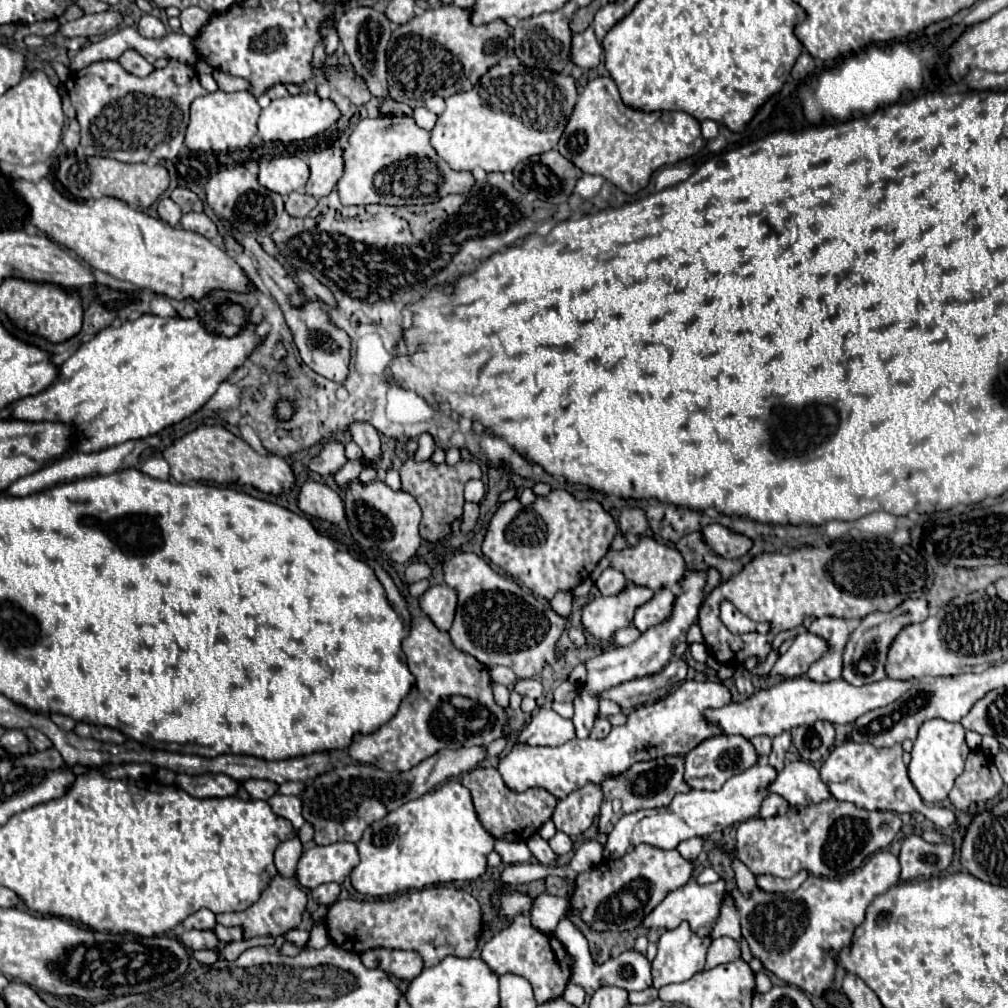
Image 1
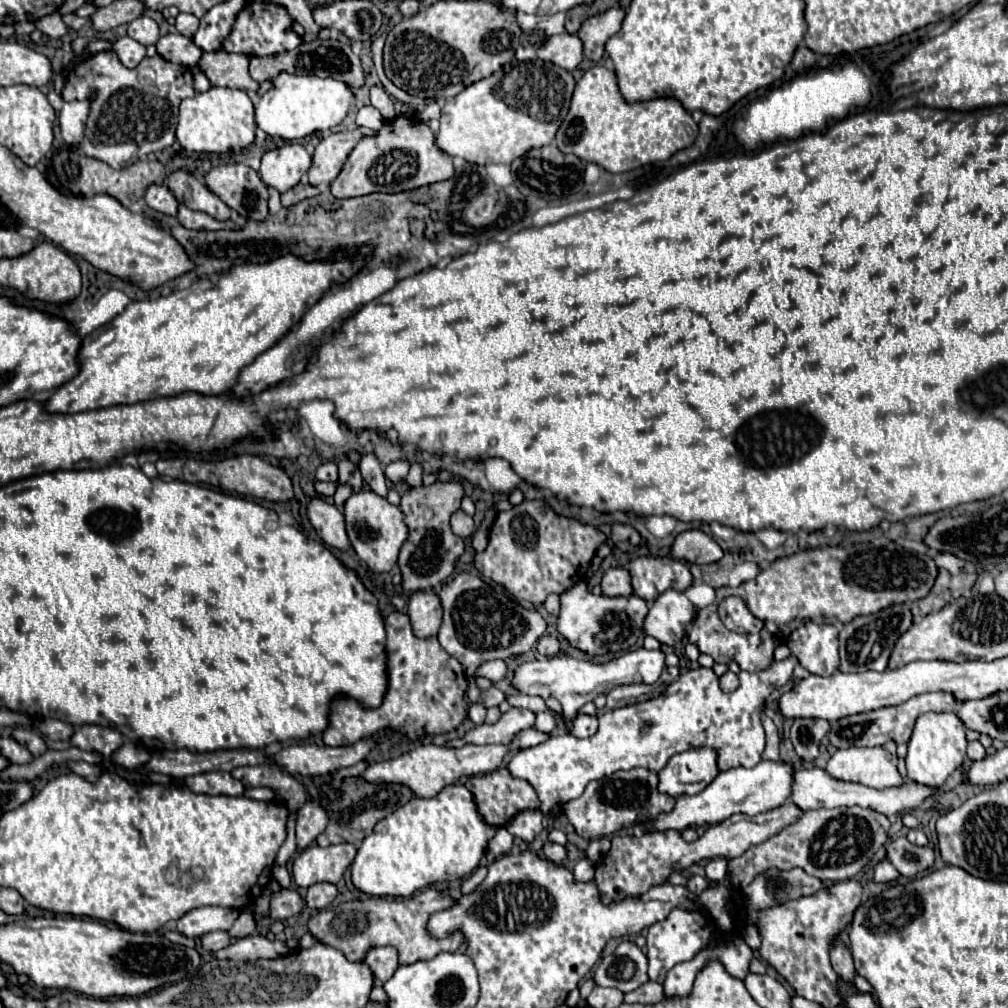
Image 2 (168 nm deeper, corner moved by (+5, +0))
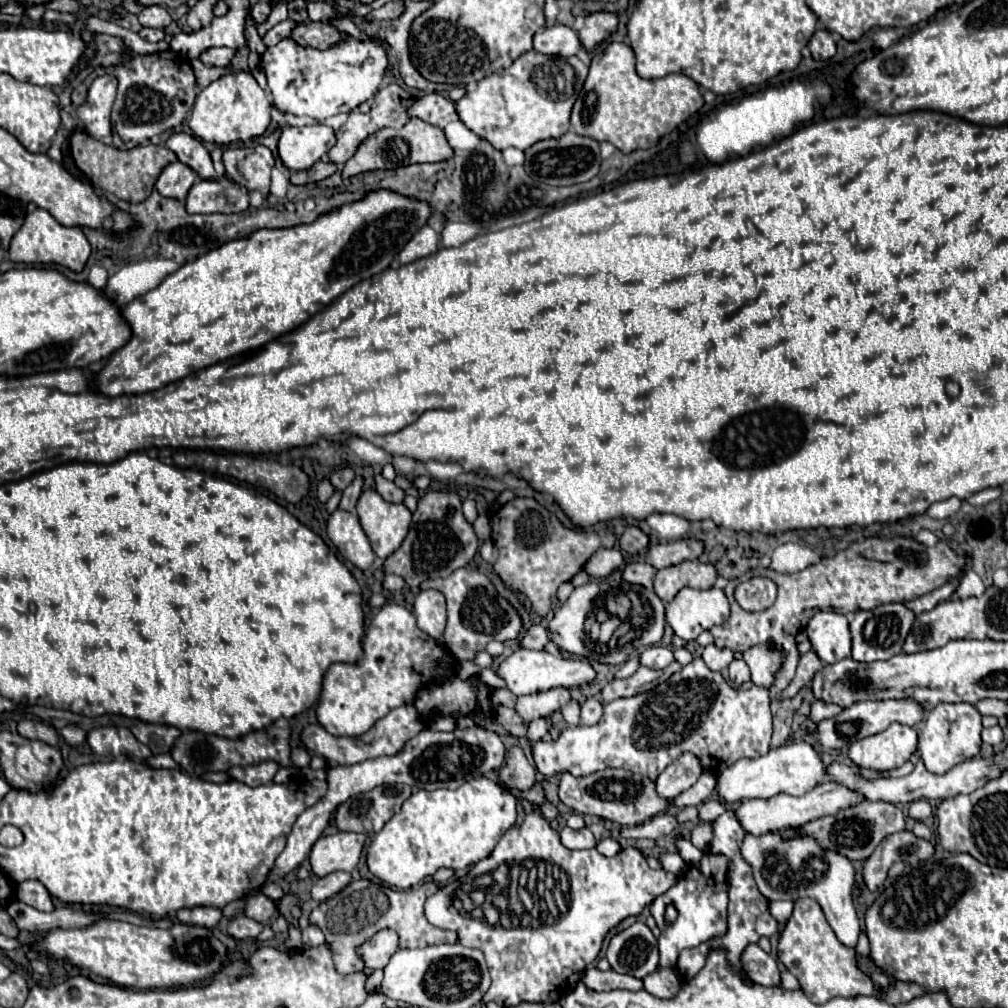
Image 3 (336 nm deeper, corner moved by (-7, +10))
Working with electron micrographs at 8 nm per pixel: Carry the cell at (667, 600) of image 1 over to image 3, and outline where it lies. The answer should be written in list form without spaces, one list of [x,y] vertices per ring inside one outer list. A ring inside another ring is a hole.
[[[682,588],[672,604],[666,606],[666,622],[676,636],[688,642],[696,640],[700,632],[726,622],[728,616],[730,604],[720,588]]]

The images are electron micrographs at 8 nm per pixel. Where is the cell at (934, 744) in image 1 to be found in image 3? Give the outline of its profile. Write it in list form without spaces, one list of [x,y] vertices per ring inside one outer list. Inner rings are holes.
[[[964,702],[962,704],[938,704],[936,708],[932,708],[928,712],[928,720],[922,724],[918,732],[918,750],[928,772],[944,774],[956,764],[978,756],[980,746],[982,746],[980,720],[982,716],[972,704],[964,704]]]

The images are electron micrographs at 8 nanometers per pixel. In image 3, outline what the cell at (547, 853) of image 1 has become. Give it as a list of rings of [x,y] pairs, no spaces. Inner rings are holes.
[[[564,826],[560,830],[560,840],[570,850],[584,850],[584,848],[594,848],[596,846],[596,840],[594,840],[594,836],[592,836],[592,832],[588,828],[572,830],[572,828]]]

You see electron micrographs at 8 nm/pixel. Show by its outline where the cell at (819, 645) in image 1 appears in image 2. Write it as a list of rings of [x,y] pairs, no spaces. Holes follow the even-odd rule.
[[[790,656],[782,662],[774,662],[768,670],[758,672],[758,674],[740,672],[740,686],[732,694],[726,694],[720,690],[718,678],[710,668],[688,670],[688,672],[680,674],[680,678],[676,682],[668,684],[664,694],[660,694],[658,698],[652,698],[652,700],[646,700],[646,702],[640,702],[634,706],[624,706],[618,710],[608,710],[602,716],[598,716],[600,728],[594,736],[590,736],[586,740],[574,738],[568,732],[552,734],[546,742],[542,742],[538,746],[518,750],[508,764],[508,770],[512,776],[522,778],[532,784],[532,788],[536,790],[536,794],[540,798],[540,810],[544,814],[548,814],[560,802],[578,798],[584,792],[586,784],[592,780],[600,780],[600,778],[614,774],[618,770],[632,770],[632,768],[648,768],[650,772],[660,772],[674,754],[702,748],[702,746],[714,748],[718,752],[718,760],[716,760],[718,770],[730,770],[736,766],[752,768],[760,762],[762,750],[764,750],[764,728],[760,724],[760,708],[762,708],[764,700],[770,696],[770,692],[776,688],[776,684],[790,682],[796,662],[798,660],[794,656]]]

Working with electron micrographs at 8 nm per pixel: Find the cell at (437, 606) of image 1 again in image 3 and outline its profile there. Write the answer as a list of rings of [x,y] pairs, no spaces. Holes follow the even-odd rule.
[[[422,590],[414,602],[418,628],[432,638],[440,638],[446,626],[446,600],[438,590]]]

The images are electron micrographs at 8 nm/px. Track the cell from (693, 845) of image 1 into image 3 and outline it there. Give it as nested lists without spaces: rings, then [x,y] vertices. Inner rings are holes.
[[[708,800],[708,802],[704,802],[704,804],[700,806],[700,820],[704,820],[704,822],[714,822],[722,812],[724,812],[722,802],[718,802],[718,800]]]

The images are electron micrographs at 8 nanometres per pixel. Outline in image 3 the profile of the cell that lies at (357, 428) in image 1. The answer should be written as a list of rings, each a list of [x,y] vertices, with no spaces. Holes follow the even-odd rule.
[[[382,472],[376,474],[376,490],[378,490],[388,502],[402,503],[406,496],[406,492],[398,488],[394,482],[386,480],[386,478],[382,476]]]

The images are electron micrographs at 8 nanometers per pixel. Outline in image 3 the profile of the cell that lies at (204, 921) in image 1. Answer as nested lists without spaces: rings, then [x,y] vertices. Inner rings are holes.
[[[196,906],[196,908],[186,908],[178,910],[176,918],[182,924],[194,924],[194,926],[204,926],[204,928],[216,928],[218,922],[224,918],[220,908],[212,906]]]

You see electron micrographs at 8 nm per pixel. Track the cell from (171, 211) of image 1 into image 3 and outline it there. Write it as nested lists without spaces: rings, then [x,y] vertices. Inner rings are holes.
[[[174,162],[168,164],[162,174],[156,180],[156,190],[166,196],[166,198],[174,198],[184,202],[188,196],[188,190],[194,186],[194,182],[198,180],[196,172],[192,172],[186,164]]]

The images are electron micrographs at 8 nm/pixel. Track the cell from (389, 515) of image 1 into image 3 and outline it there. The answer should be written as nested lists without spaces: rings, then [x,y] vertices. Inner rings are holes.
[[[364,490],[356,512],[378,558],[386,560],[400,548],[412,520],[412,512],[404,504],[386,502],[376,490]]]

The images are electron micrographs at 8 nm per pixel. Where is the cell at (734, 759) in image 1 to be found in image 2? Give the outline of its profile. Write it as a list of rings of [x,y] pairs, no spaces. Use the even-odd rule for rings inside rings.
[[[698,748],[674,754],[664,770],[658,772],[658,790],[668,796],[698,794],[716,778],[716,750]]]

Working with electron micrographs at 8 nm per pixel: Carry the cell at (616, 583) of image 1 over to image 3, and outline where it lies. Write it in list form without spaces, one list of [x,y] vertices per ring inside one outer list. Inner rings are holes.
[[[630,562],[622,572],[622,580],[630,582],[630,584],[640,584],[644,588],[652,588],[654,572],[656,572],[656,568],[652,568],[646,562]]]

